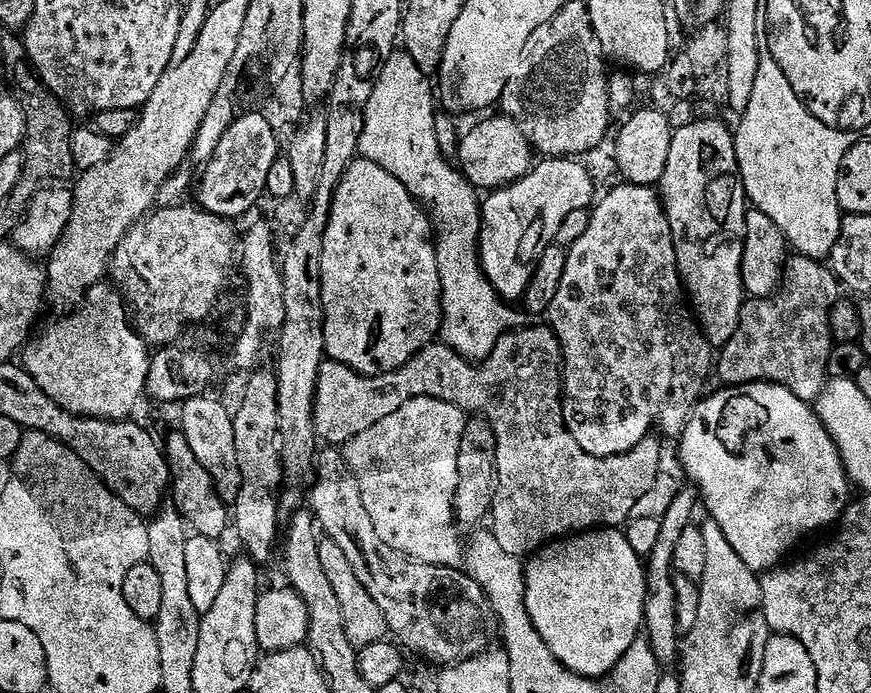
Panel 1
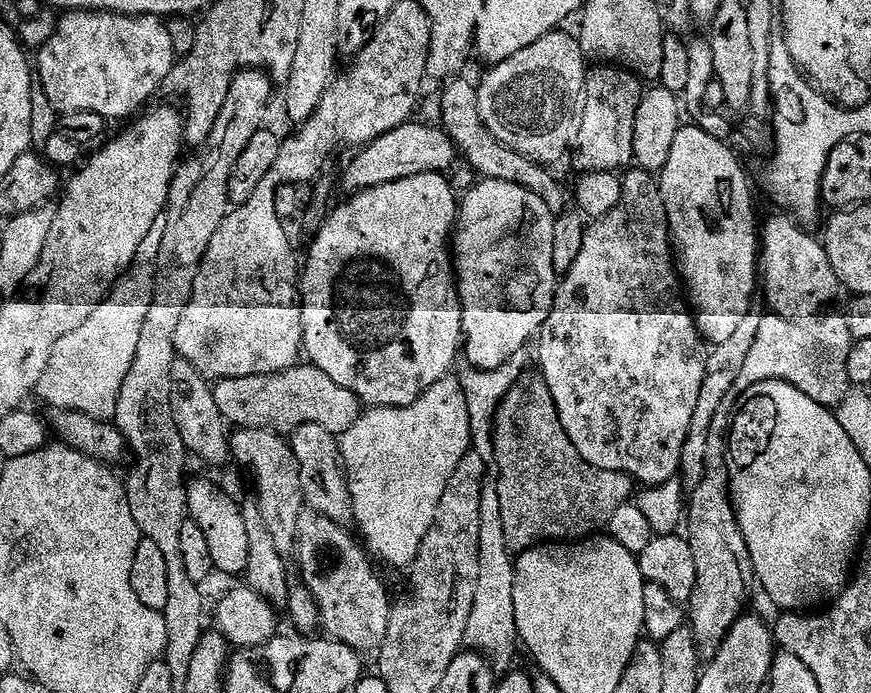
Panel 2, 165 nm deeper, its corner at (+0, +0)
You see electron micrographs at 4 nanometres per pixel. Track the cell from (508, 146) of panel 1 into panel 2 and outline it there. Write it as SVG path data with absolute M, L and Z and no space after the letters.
M409 122L361 147L353 156L356 157L344 172L344 188L348 194L365 192L368 188L398 182L402 178L414 178L423 172L447 173L448 167L458 160L458 149L443 127L423 128L420 124Z

